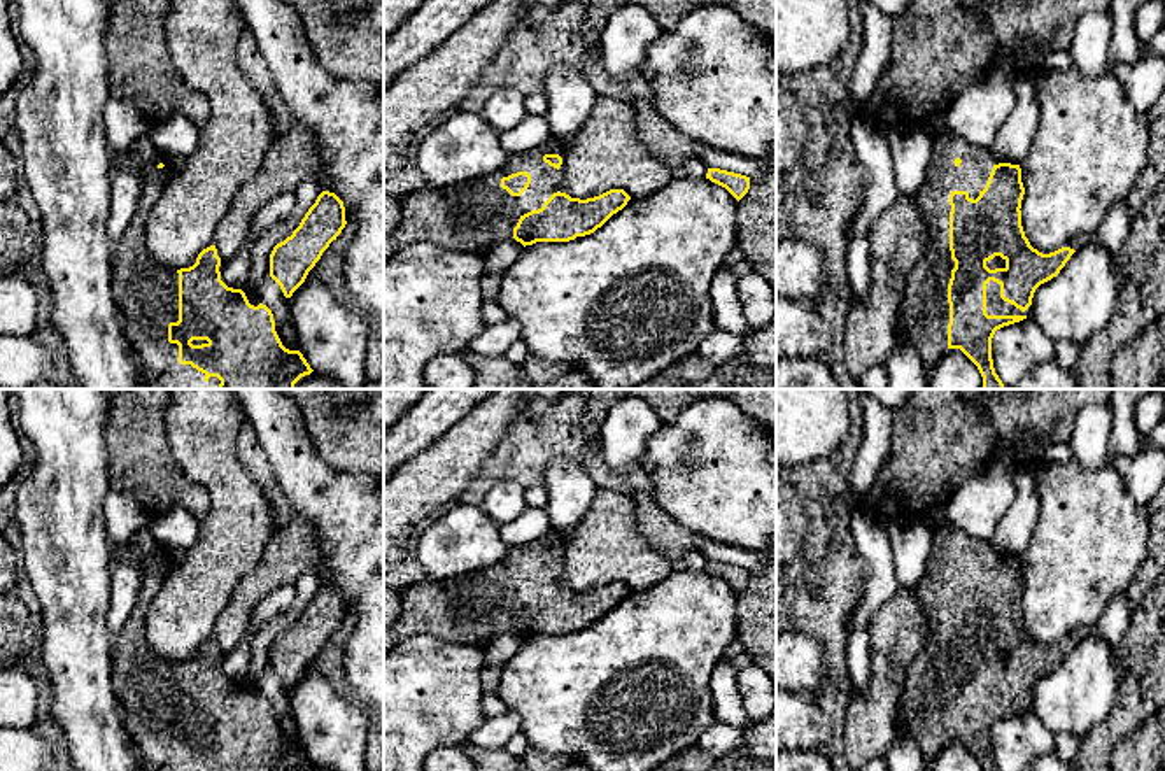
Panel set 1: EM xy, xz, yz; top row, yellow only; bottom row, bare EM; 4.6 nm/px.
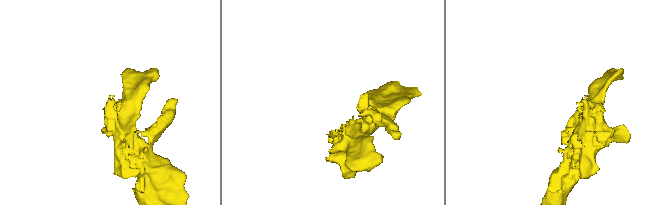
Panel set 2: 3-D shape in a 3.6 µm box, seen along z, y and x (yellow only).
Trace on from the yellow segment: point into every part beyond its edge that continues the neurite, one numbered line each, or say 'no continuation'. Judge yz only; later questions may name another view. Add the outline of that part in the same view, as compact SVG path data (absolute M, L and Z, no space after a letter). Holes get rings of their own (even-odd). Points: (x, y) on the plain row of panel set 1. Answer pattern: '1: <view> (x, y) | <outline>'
1: yz (925, 707) | M941 524L932 529L930 554L920 599L928 613L930 638L913 659L902 697L904 729L928 766L948 743L948 676L955 654L950 643L950 587L967 584L976 592L999 554L990 543L962 527Z

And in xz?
1: xz (472, 608) | M550 529L547 534L543 534L541 538L534 540L529 545L506 548L506 555L496 564L491 564L487 568L480 568L477 571L470 571L445 580L433 580L427 576L415 582L410 587L405 587L401 591L399 619L387 631L384 631L384 659L399 641L413 634L431 634L443 641L475 645L485 648L496 636L513 631L513 620L517 619L519 612L524 606L541 601L543 596L554 585L559 584L559 576L562 573L562 559L564 559L562 536L557 531ZM545 547L559 547L562 550L561 561L557 562L548 555L545 555L543 554ZM517 564L527 564L531 568L531 576L520 589L512 589L506 582L501 580L501 571Z

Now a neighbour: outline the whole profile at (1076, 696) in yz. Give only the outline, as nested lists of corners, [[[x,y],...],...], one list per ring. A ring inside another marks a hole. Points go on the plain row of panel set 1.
[[[1091,629],[1070,648],[1056,669],[1035,682],[1030,710],[1055,736],[1065,731],[1084,739],[1109,715],[1118,696],[1114,648],[1102,634]]]

